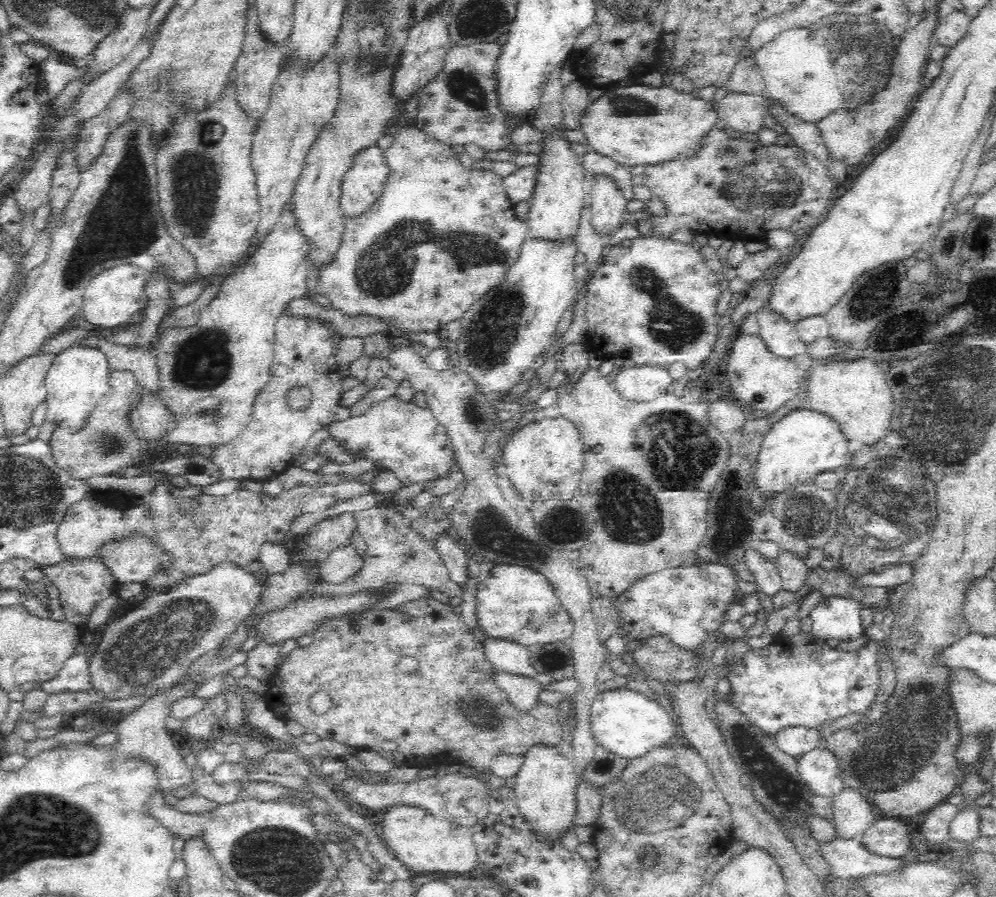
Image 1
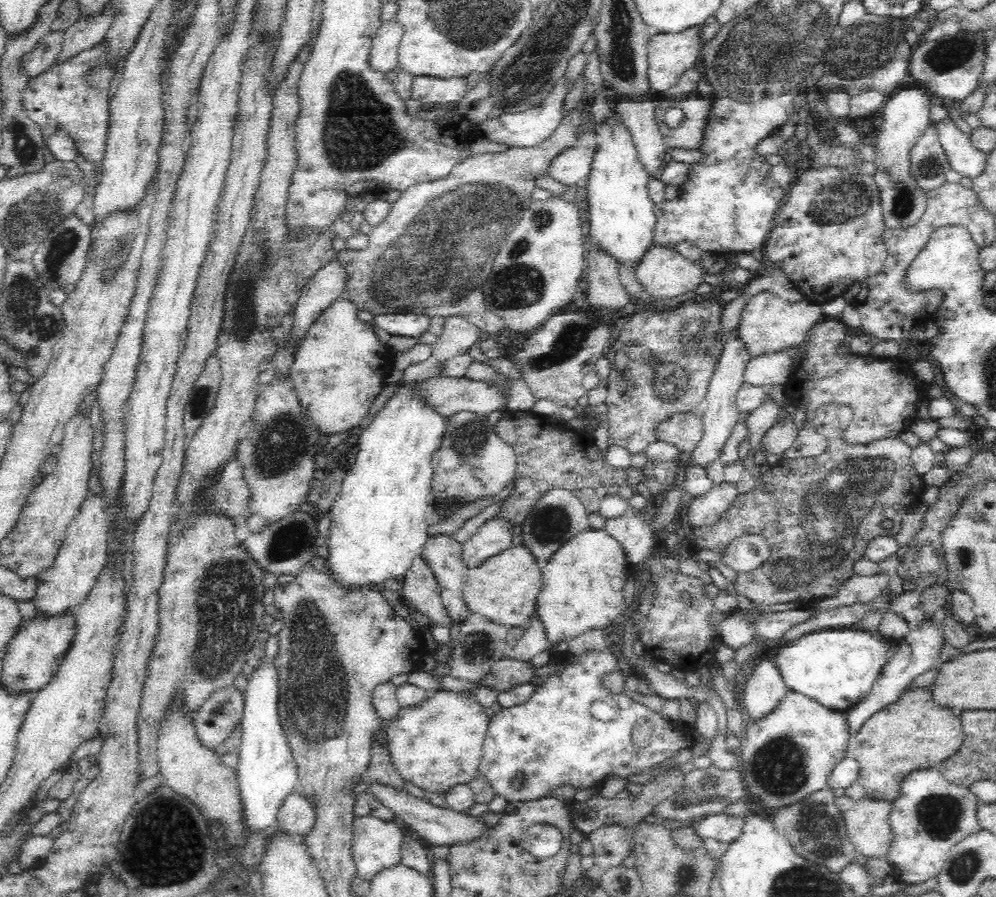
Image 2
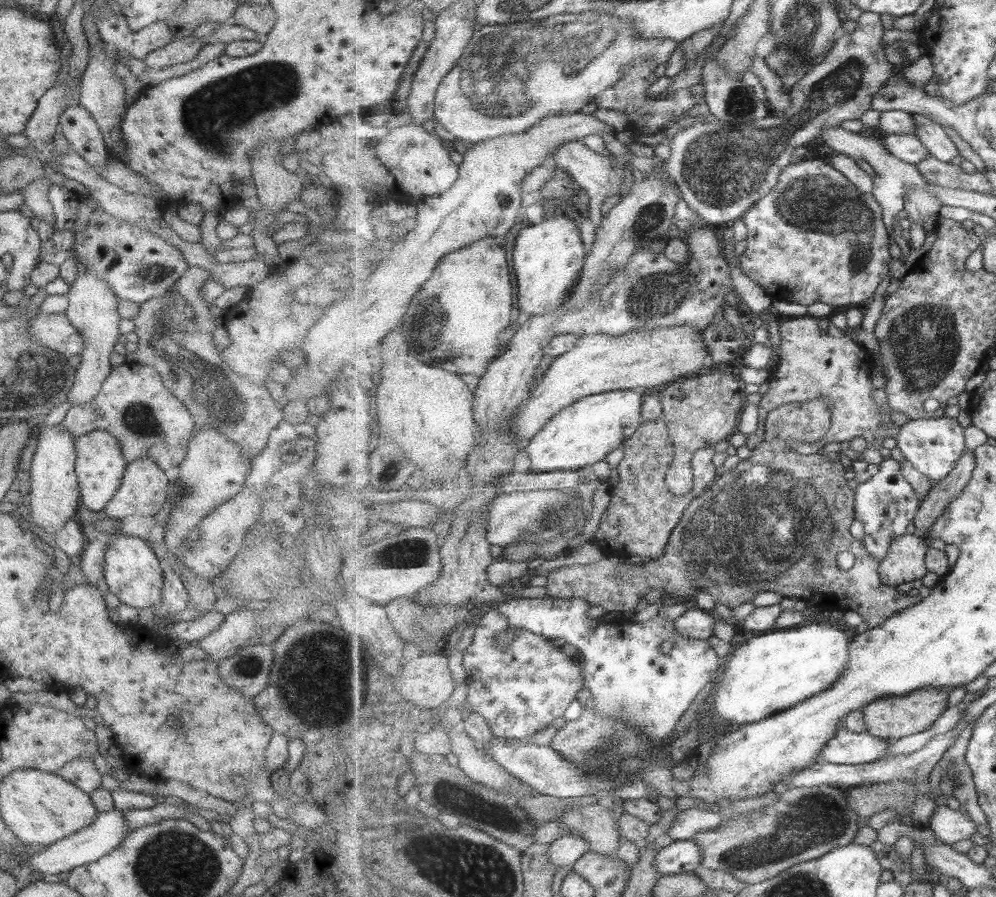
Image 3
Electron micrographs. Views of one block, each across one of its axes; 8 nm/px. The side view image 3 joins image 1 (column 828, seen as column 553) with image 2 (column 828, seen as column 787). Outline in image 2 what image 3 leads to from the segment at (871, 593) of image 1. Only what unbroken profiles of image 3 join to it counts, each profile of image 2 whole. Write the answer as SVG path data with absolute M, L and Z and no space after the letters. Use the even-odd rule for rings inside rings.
M887 437L866 445L832 440L818 456L794 460L780 458L758 482L772 484L775 491L766 493L756 488L739 493L714 524L693 527L696 548L708 548L718 552L718 556L724 556L730 542L739 536L761 534L766 538L770 545L768 558L758 568L737 572L733 582L736 596L744 596L754 607L785 602L802 602L806 607L816 598L835 596L839 586L852 578L854 562L866 558L868 544L880 535L894 537L901 516L920 500L926 484L913 467L911 452L912 448L899 437ZM884 522L890 522L894 527L884 530Z

